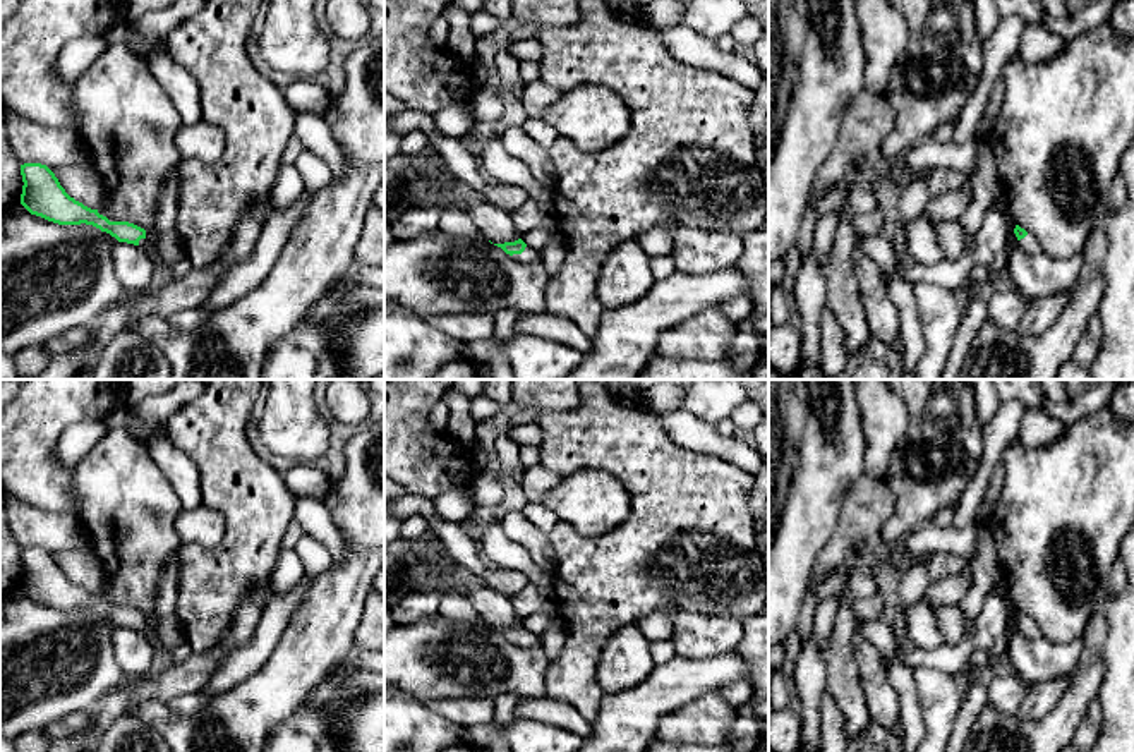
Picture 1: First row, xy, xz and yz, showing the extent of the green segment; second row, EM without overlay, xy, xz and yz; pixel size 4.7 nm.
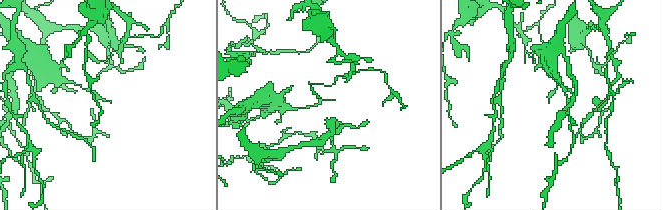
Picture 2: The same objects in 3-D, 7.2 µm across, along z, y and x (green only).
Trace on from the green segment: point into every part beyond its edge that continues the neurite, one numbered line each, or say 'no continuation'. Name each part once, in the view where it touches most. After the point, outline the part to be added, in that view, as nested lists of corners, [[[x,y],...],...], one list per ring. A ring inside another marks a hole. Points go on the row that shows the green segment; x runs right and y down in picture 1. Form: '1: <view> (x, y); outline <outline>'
1: xz (529, 254); outline [[[527,246],[522,254],[513,254],[511,258],[522,263],[532,263],[540,258],[540,252]]]

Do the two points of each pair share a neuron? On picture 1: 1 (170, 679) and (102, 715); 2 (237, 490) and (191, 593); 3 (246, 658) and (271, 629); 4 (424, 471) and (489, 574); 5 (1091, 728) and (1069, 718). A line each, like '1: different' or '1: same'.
1: same
2: same
3: same
4: different
5: different

